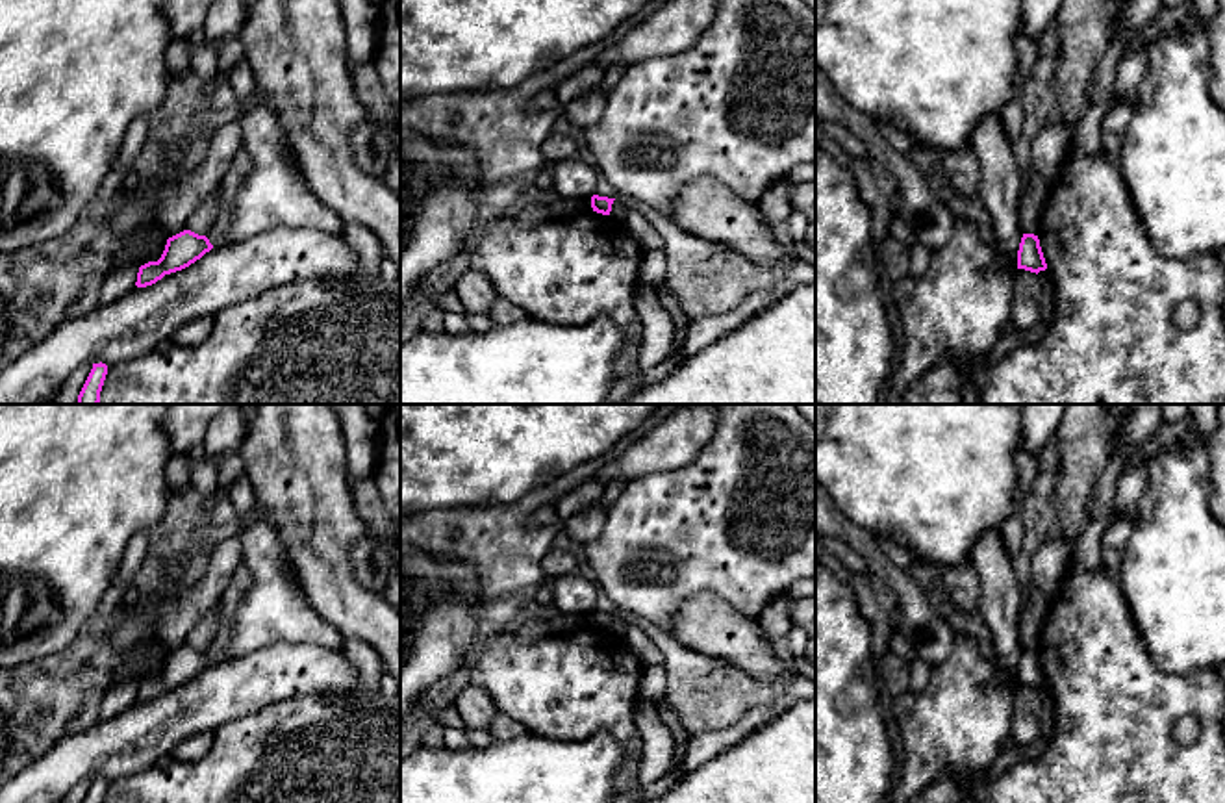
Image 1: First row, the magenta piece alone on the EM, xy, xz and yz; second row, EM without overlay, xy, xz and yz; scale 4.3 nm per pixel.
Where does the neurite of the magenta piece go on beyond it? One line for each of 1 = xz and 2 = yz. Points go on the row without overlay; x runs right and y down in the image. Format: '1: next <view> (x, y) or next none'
1: next none
2: next none

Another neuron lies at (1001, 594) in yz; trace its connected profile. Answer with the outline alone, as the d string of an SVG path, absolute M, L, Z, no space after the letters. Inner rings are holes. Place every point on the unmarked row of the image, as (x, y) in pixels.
M988 530L973 547L973 566L980 582L980 619L990 631L991 655L999 671L1017 686L1019 612L1023 588L1017 564L1010 558L999 530Z

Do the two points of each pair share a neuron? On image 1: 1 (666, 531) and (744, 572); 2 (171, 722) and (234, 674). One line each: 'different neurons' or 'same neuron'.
1: same neuron
2: same neuron

